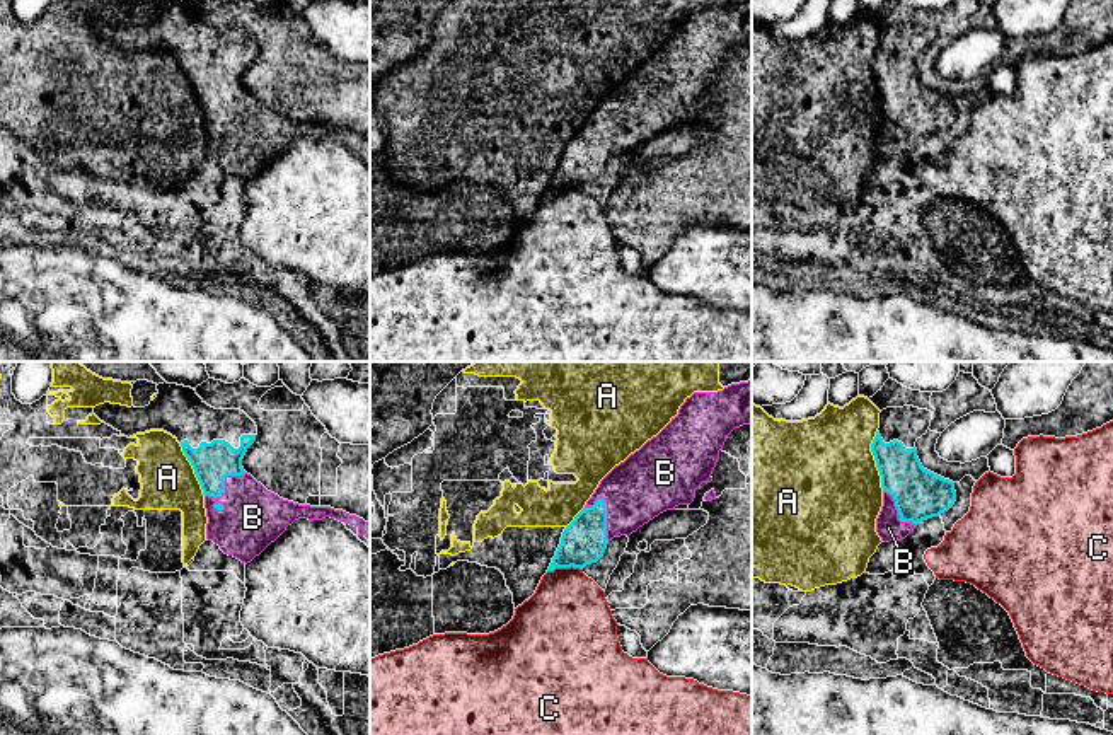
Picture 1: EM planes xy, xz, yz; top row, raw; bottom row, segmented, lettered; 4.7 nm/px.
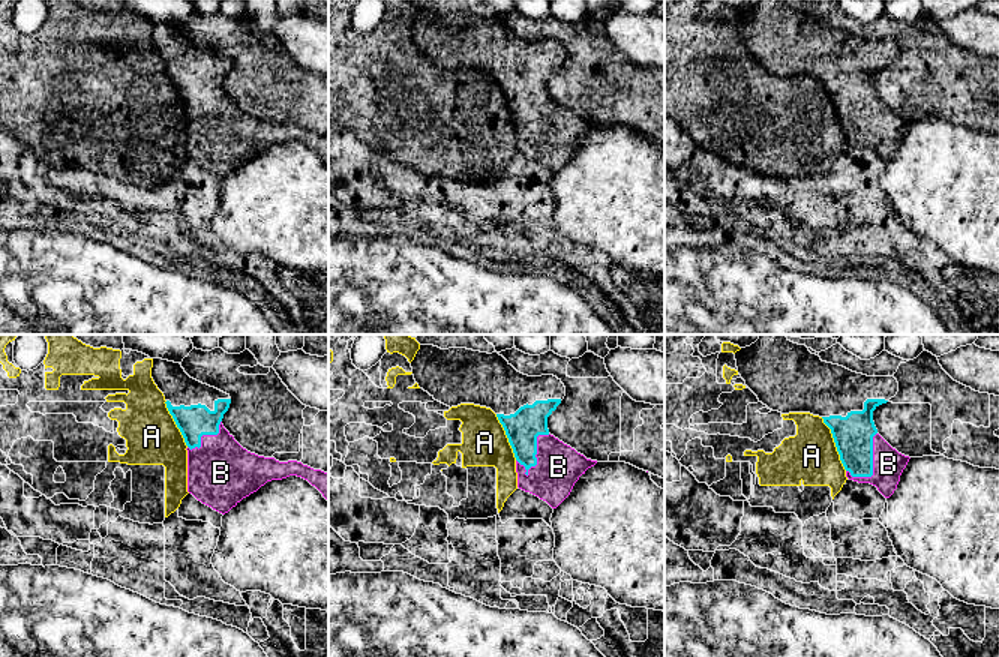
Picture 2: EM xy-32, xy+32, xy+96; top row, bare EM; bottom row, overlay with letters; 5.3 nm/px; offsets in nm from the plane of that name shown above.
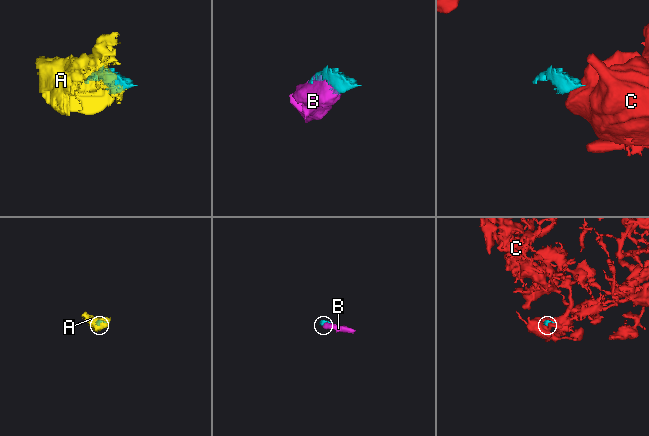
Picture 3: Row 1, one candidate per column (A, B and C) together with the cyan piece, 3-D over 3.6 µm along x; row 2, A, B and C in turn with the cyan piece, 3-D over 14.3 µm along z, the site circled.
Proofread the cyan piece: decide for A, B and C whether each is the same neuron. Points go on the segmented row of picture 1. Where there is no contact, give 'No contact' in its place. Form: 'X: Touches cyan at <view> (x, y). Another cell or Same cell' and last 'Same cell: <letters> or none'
A: Touches cyan at yz (875, 459). Another cell
B: Touches cyan at xz (605, 519). Same cell
C: Touches cyan at xz (565, 567). Another cell
Same cell: B

